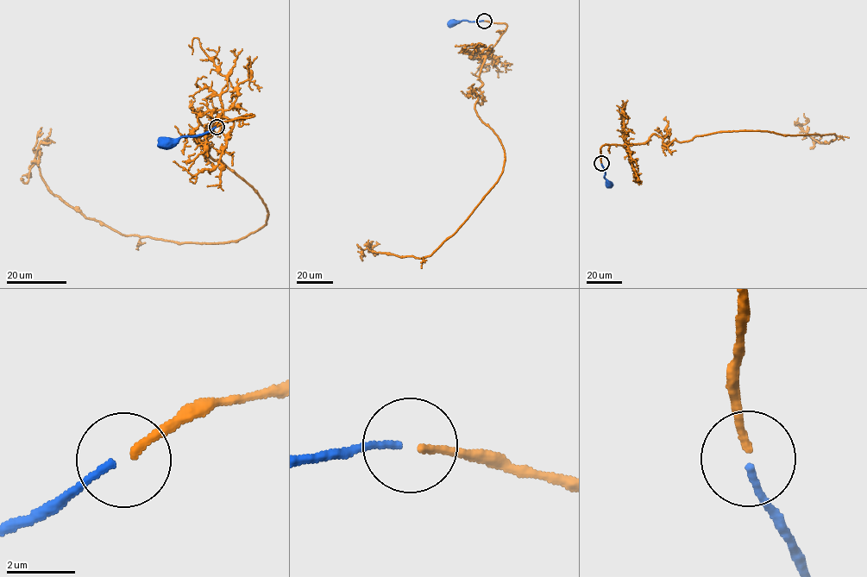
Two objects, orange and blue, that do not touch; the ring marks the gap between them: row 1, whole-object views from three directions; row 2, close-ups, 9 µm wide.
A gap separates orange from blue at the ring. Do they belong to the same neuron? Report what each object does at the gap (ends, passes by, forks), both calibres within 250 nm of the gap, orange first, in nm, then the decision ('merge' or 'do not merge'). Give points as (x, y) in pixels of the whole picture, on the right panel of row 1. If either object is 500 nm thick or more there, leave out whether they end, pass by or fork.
orange ends there; blue ends there; 220 nm thick on the orange side, 200 nm on the other; merge

